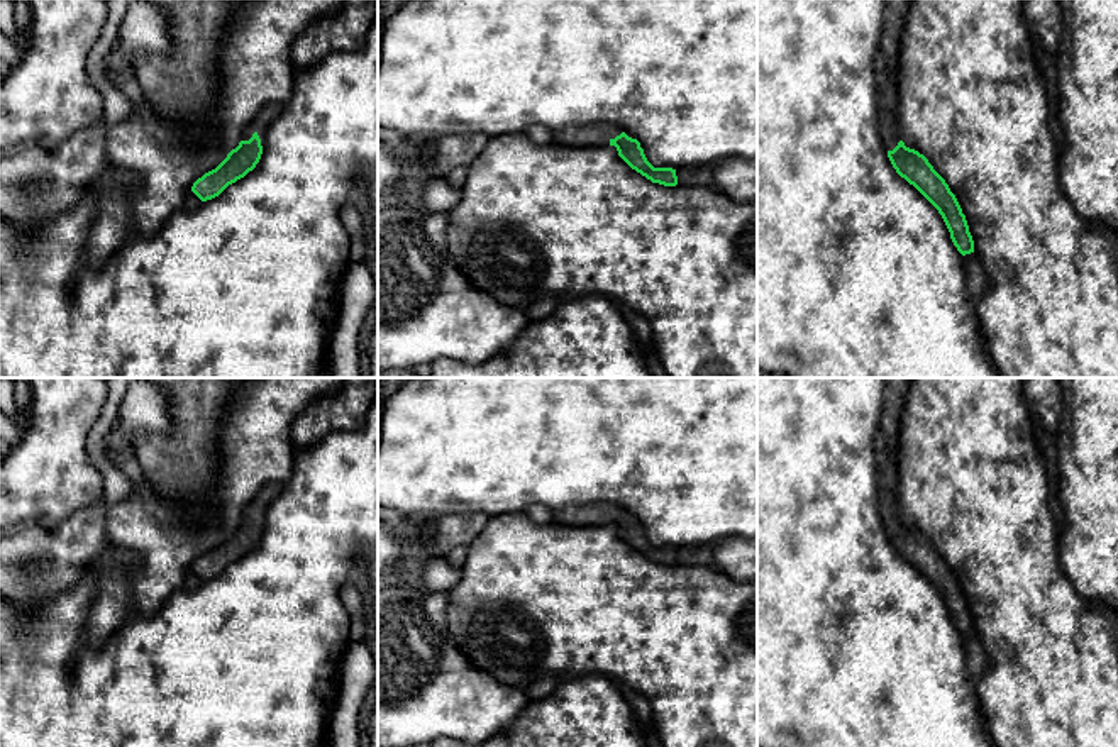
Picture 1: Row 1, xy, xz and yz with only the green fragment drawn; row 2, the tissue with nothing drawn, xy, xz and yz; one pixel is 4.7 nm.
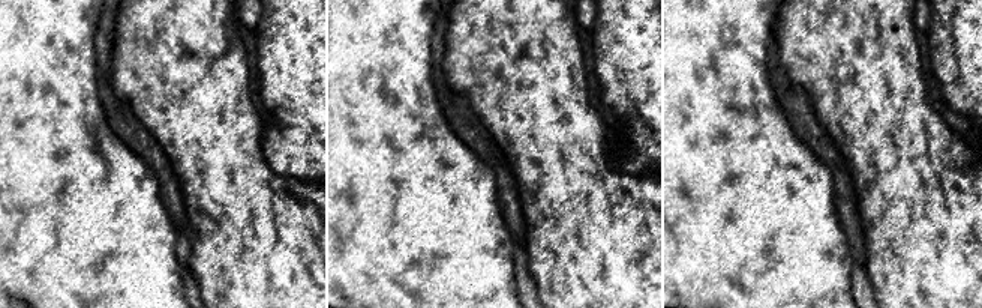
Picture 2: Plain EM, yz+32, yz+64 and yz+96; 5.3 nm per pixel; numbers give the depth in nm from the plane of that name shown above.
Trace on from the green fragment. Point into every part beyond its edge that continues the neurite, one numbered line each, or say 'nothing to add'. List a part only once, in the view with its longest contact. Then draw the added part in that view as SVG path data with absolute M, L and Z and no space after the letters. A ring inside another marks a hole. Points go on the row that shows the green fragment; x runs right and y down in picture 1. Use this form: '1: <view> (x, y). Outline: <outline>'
1: xy (268, 112). Outline: M271 102L259 108L256 117L249 122L249 125L242 130L241 141L249 141L256 132L261 139L261 146L264 146L266 132L273 120L283 112L285 105Z

